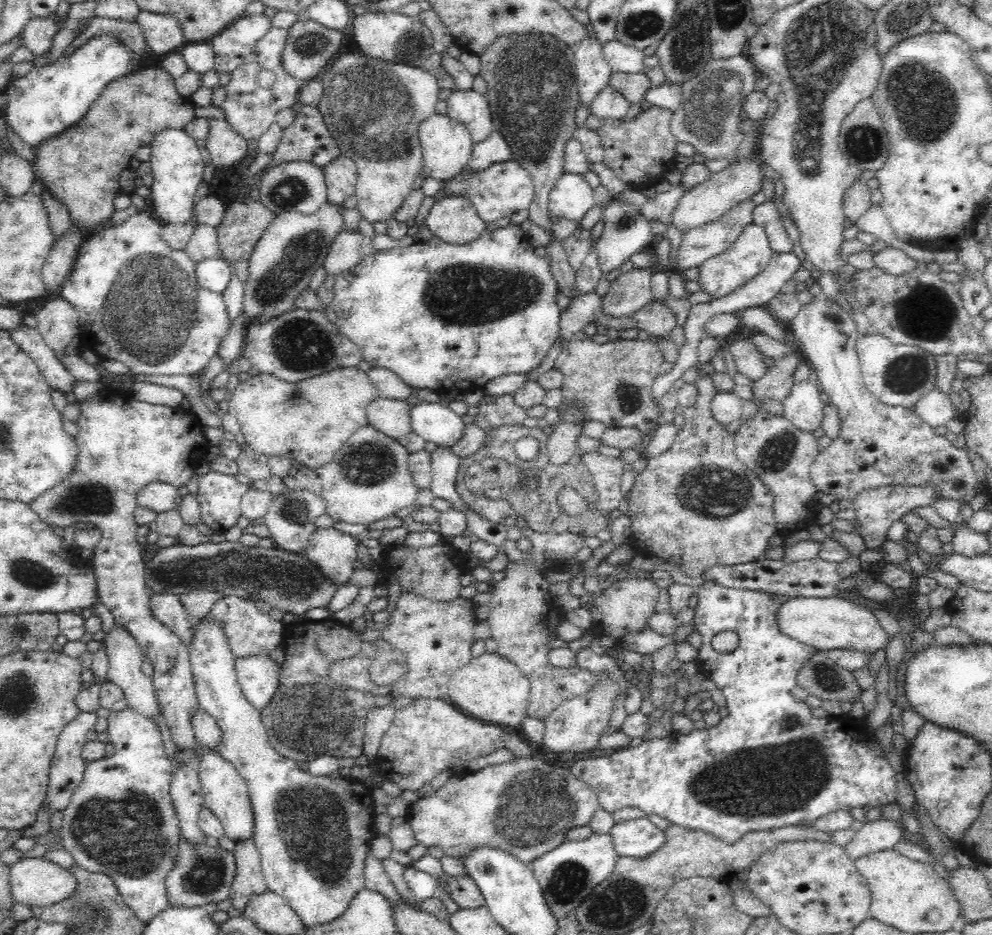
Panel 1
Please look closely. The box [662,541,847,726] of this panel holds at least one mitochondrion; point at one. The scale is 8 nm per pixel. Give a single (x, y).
(825, 677)

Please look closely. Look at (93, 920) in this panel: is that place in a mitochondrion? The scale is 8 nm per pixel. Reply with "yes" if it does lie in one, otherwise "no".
yes

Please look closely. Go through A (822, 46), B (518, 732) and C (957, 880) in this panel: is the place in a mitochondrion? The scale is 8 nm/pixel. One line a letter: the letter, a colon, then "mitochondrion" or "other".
A: mitochondrion
B: other
C: other

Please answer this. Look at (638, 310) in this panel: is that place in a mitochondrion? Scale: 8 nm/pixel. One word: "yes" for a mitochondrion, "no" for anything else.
no

